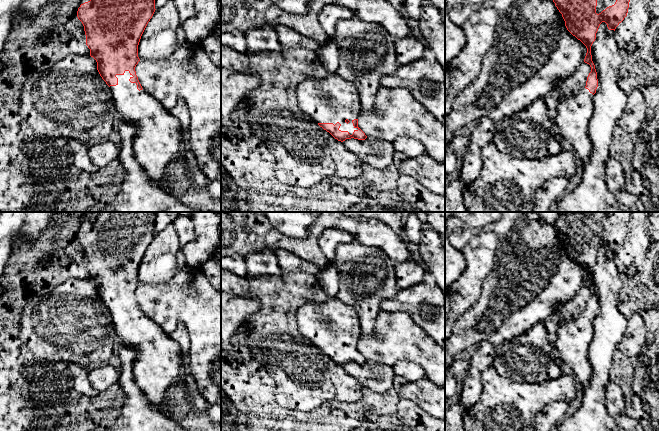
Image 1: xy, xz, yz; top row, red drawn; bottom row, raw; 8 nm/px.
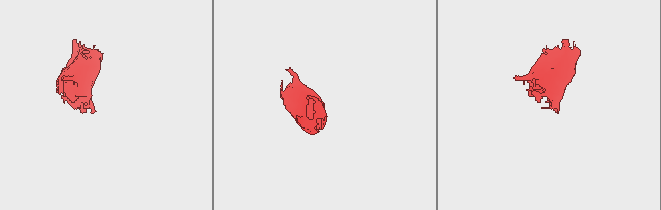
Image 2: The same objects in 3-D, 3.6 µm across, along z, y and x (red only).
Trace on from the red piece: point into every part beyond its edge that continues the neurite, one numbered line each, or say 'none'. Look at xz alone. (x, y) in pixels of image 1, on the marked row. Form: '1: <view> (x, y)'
1: xz (332, 99)

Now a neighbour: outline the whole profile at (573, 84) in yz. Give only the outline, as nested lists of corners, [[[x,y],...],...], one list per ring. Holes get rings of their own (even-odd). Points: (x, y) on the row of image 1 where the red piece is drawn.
[[[584,62],[561,86],[550,92],[551,96],[559,100],[560,98],[567,98],[573,93],[578,93],[586,85],[590,72],[590,65]]]

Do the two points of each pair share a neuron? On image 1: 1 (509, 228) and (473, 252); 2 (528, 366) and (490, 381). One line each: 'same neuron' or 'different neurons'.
1: different neurons
2: different neurons

